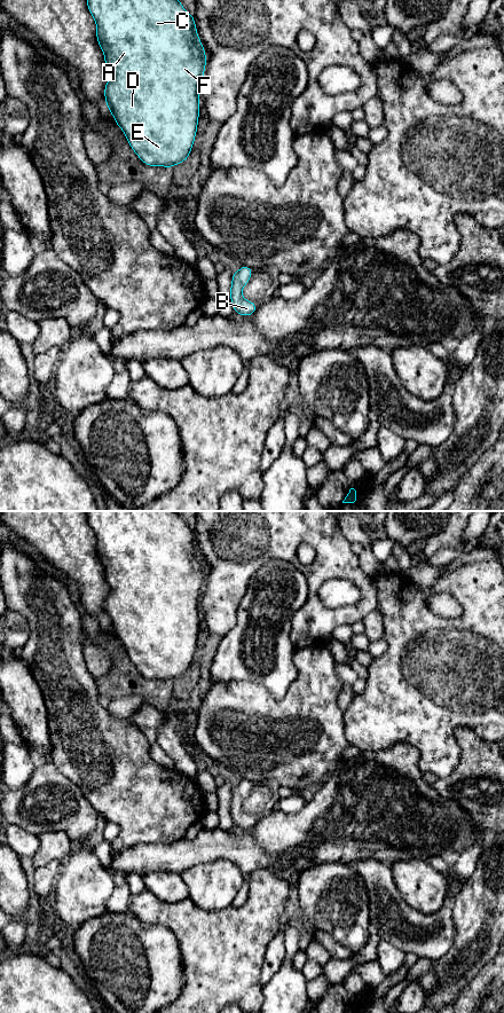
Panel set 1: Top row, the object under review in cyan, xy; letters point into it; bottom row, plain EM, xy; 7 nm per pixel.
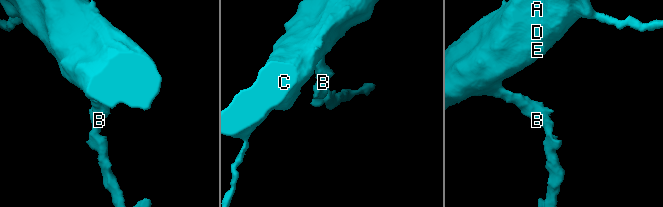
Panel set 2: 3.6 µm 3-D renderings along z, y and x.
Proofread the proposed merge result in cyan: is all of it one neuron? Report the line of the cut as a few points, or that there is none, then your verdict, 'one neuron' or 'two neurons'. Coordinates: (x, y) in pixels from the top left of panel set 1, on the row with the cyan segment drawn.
no cut | one neuron

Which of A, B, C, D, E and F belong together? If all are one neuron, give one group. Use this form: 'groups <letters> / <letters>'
groups A B C D E F

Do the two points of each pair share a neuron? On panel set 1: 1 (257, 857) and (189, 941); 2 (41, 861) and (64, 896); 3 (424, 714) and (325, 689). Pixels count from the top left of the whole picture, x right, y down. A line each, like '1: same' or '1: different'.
1: different
2: different
3: different

